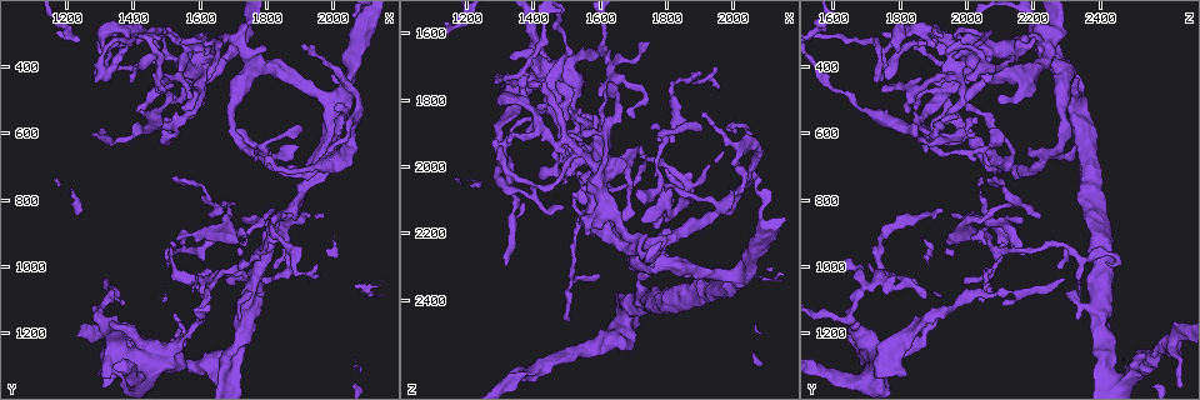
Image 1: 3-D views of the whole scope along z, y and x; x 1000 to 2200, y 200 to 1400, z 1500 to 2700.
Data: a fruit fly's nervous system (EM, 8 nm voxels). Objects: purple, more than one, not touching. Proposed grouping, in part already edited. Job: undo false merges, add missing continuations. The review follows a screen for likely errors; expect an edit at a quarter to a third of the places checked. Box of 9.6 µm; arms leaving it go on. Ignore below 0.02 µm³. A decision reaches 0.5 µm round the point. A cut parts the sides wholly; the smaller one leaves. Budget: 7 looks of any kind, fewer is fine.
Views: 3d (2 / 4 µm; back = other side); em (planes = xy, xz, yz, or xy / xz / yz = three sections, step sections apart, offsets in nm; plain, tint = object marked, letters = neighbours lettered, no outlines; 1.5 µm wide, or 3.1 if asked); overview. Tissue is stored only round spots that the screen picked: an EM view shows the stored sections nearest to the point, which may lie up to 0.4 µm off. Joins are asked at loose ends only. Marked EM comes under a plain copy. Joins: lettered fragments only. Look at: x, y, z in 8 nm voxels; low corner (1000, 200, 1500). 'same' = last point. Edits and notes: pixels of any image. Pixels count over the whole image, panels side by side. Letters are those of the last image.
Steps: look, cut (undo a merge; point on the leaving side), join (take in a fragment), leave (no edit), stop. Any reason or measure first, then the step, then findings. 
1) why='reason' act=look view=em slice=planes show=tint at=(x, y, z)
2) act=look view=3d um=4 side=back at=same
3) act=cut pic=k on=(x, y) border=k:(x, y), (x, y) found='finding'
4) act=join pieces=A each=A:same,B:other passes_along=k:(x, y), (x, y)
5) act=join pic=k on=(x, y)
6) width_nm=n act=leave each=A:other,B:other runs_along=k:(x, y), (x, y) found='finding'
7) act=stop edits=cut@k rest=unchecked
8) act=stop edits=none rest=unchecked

why='sharp bend' act=look view=3d um=2 at=(1960, 690, 2130)

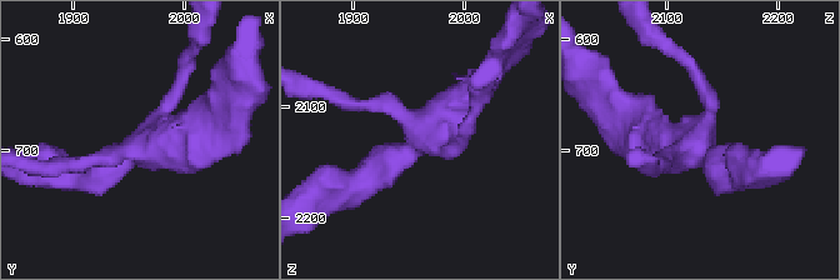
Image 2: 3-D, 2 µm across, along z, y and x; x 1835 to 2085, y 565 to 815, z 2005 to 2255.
arms=4 act=look view=em slice=xy step=8 show=letters at=(1956, 694, 2128)

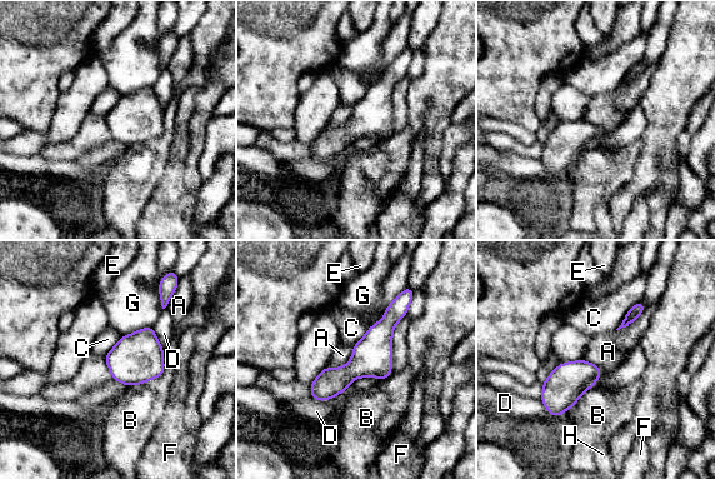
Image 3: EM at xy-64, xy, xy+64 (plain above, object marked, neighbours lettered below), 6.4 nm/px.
act=look view=em slice=planes show=letters at=same

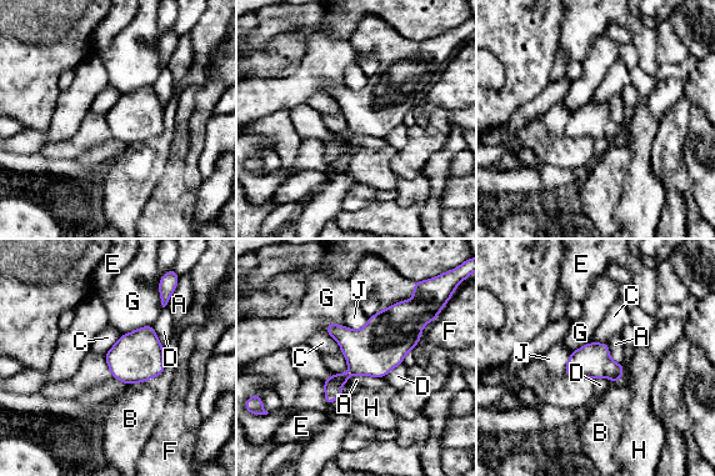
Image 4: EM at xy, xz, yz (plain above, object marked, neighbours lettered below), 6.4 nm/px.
act=leave each=A:other,B:other,C:other,D:other,E:other,F:other,G:other,H:other,J:other border=4:(383, 377), (351, 375), (348, 382) found='continuous, no second cell'

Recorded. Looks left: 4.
why='free end' act=look view=3d um=4 at=(1740, 1000, 1630)

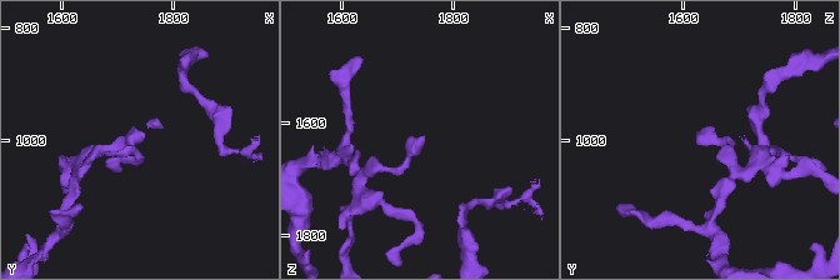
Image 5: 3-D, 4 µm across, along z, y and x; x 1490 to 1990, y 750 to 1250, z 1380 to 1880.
act=look view=em slice=planes show=letters at=(1745, 990, 1625)

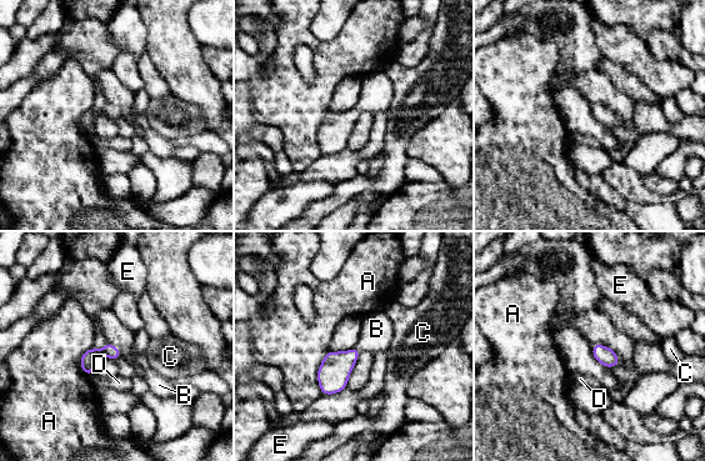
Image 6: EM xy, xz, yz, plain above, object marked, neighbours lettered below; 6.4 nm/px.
act=join pieces=B each=A:other,B:same,C:other,D:other,E:other passes_along=6:(334, 371), (358, 349), (376, 329) found='it goes on there'

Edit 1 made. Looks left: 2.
act=stop edits=join@6 rest=unchecked

